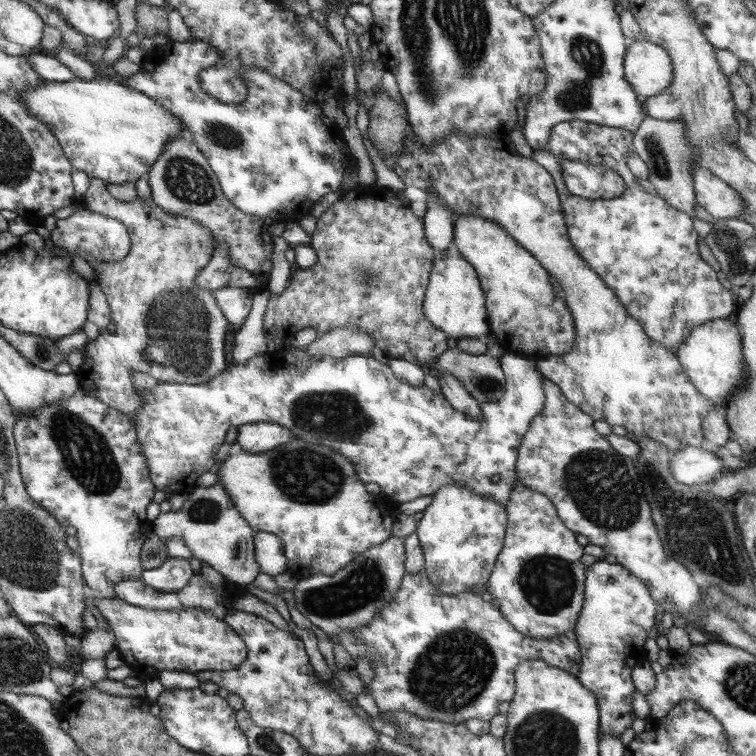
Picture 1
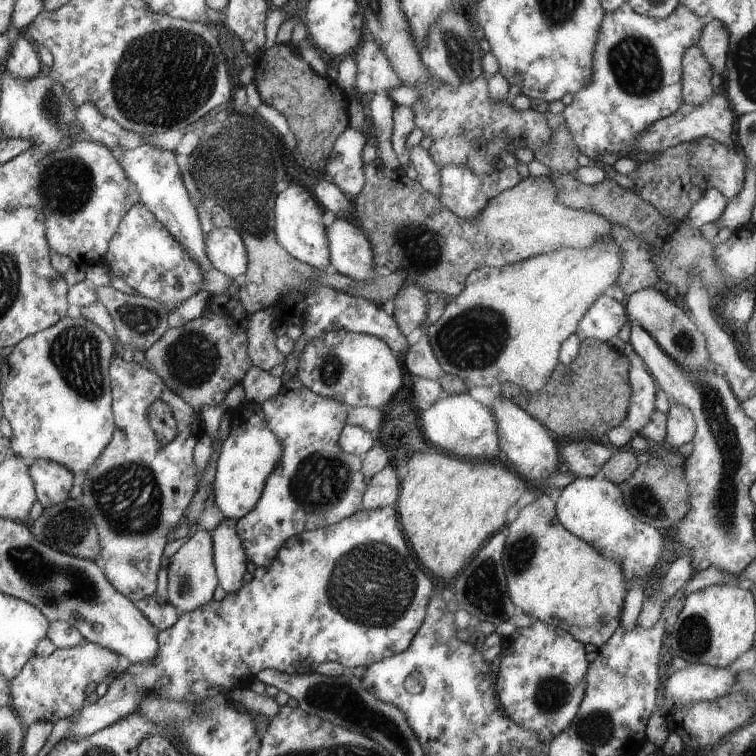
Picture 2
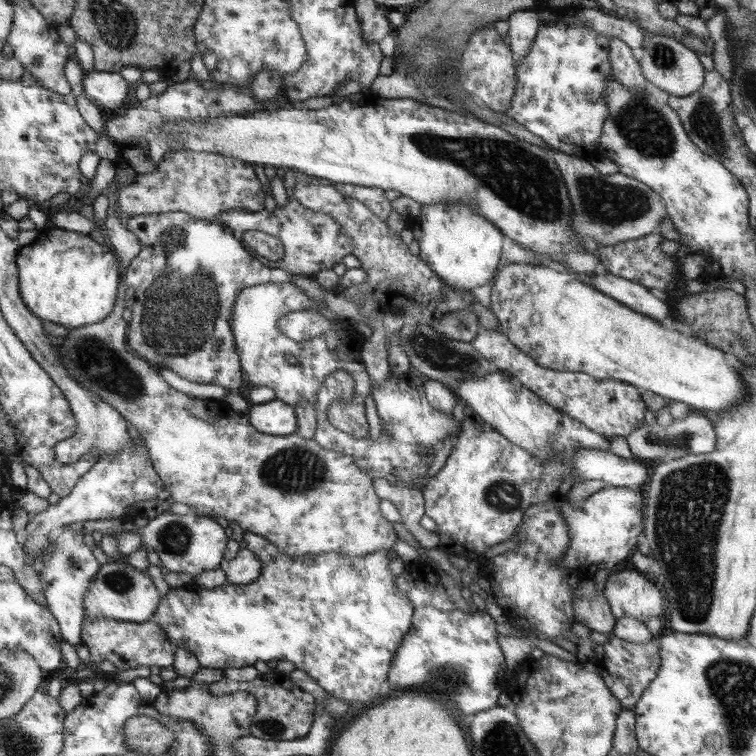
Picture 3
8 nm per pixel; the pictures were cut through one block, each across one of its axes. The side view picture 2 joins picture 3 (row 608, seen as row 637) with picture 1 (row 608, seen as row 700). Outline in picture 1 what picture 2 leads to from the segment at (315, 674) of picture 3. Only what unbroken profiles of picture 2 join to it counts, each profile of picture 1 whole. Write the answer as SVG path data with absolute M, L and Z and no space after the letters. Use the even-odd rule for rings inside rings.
M116 597L94 598L94 606L110 625L111 632L115 634L116 649L124 660L125 670L147 680L163 670L191 673L235 670L248 657L248 648L241 635L226 625L222 612L198 609L196 606L192 609L144 610Z

